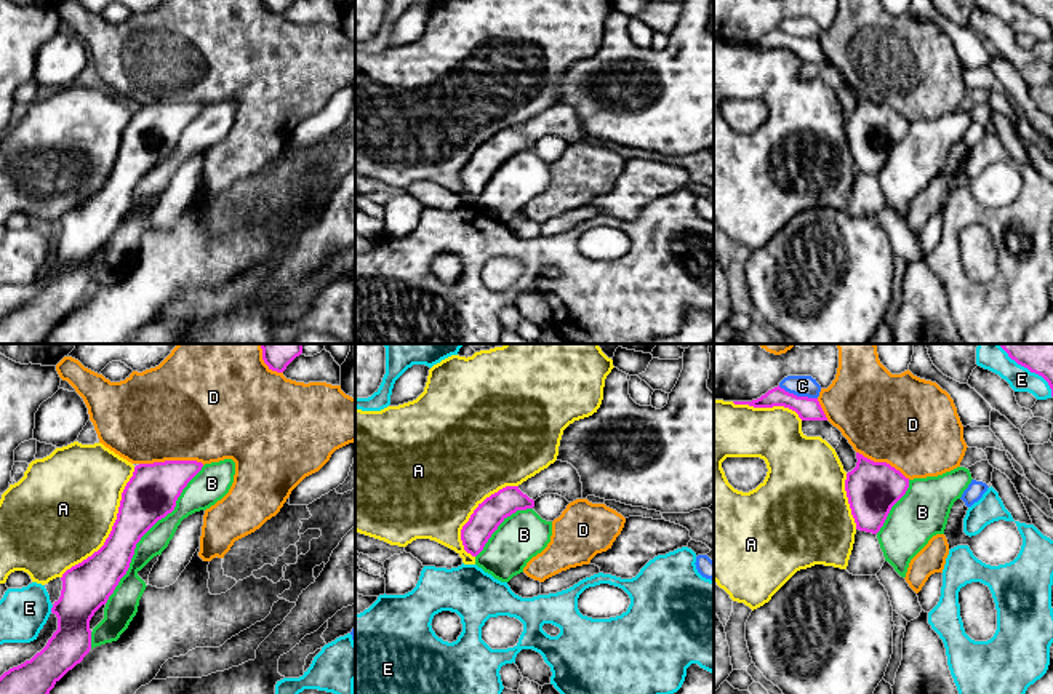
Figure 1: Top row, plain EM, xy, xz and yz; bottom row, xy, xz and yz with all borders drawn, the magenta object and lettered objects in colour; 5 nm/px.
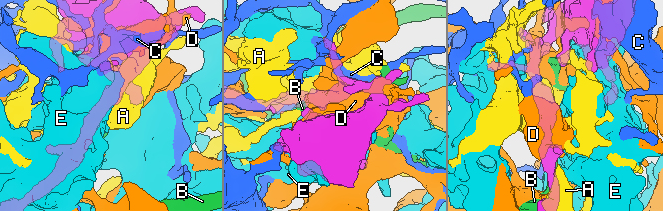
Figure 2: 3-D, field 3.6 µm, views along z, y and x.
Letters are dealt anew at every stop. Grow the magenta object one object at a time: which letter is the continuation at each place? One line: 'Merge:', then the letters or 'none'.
Merge: A

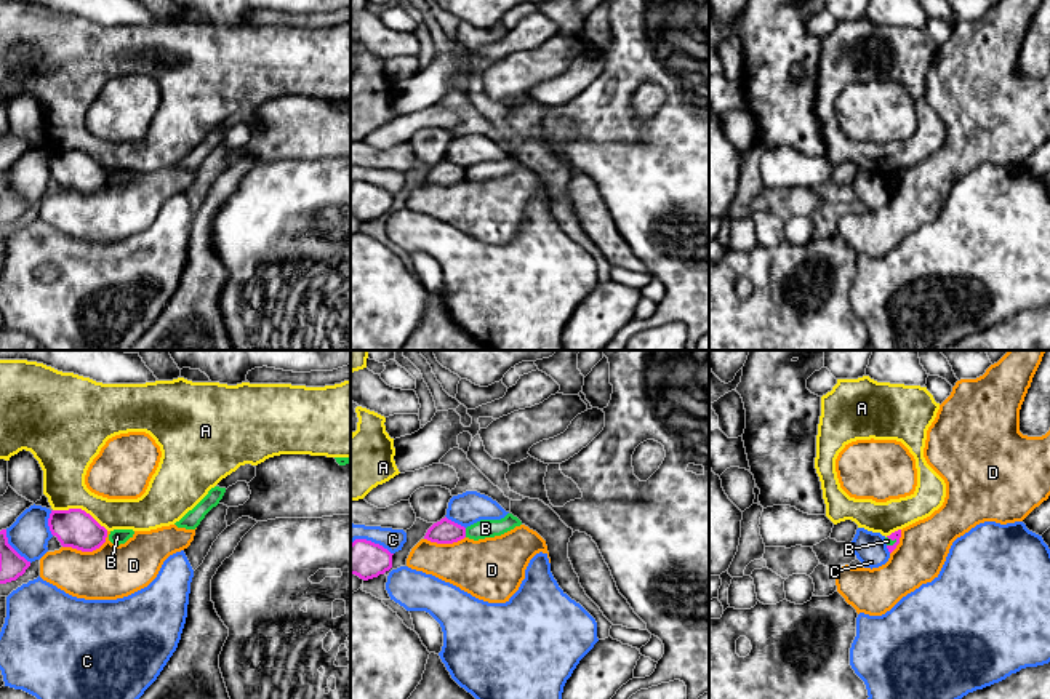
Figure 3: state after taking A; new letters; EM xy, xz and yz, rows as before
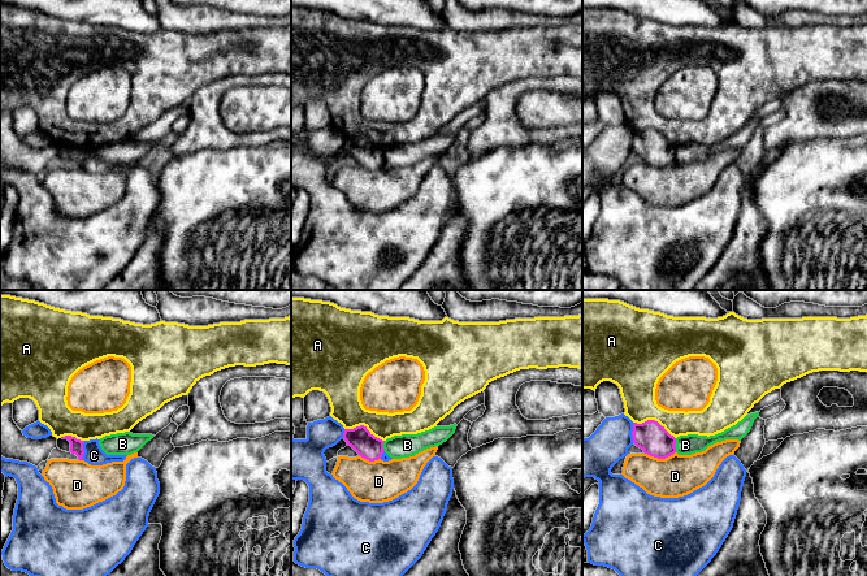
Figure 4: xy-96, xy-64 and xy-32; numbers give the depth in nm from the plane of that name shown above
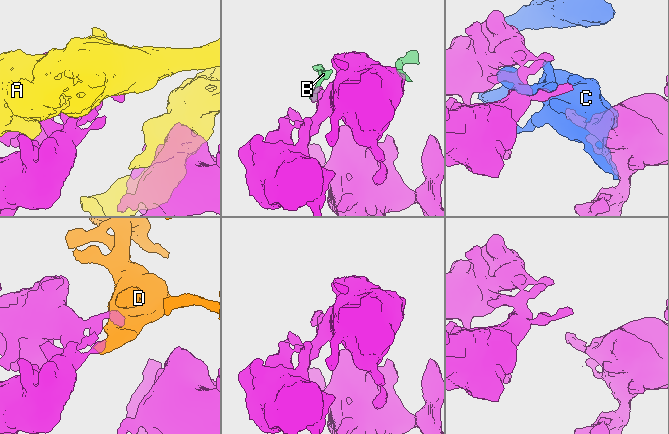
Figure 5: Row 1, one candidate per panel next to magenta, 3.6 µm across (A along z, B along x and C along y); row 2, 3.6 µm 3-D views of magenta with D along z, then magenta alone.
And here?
Merge: none

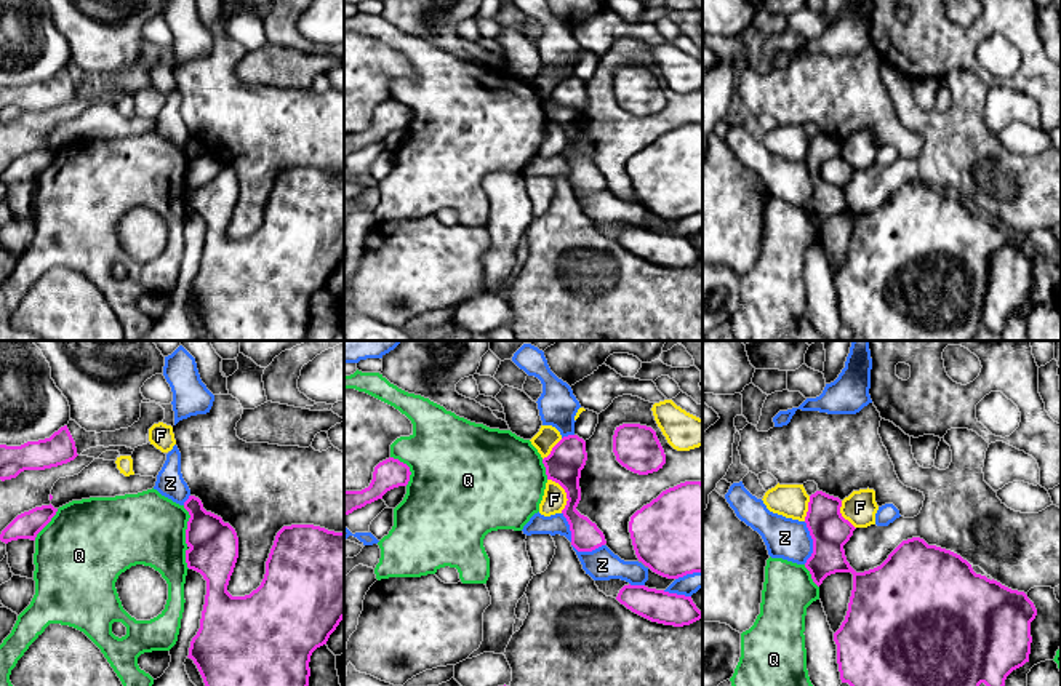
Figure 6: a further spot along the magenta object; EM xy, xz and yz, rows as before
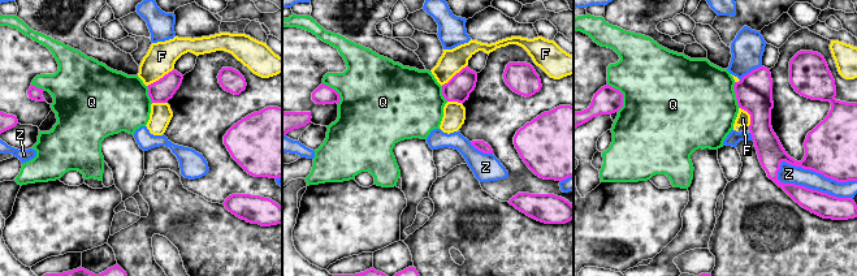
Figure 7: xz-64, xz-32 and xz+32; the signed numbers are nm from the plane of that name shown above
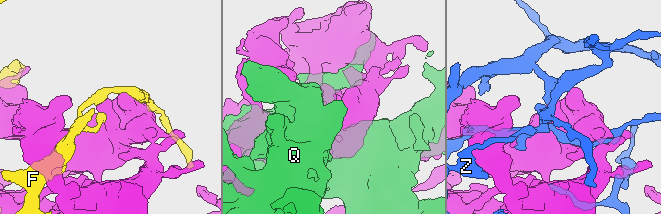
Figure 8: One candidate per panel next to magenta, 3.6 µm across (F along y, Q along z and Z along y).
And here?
Merge: none

